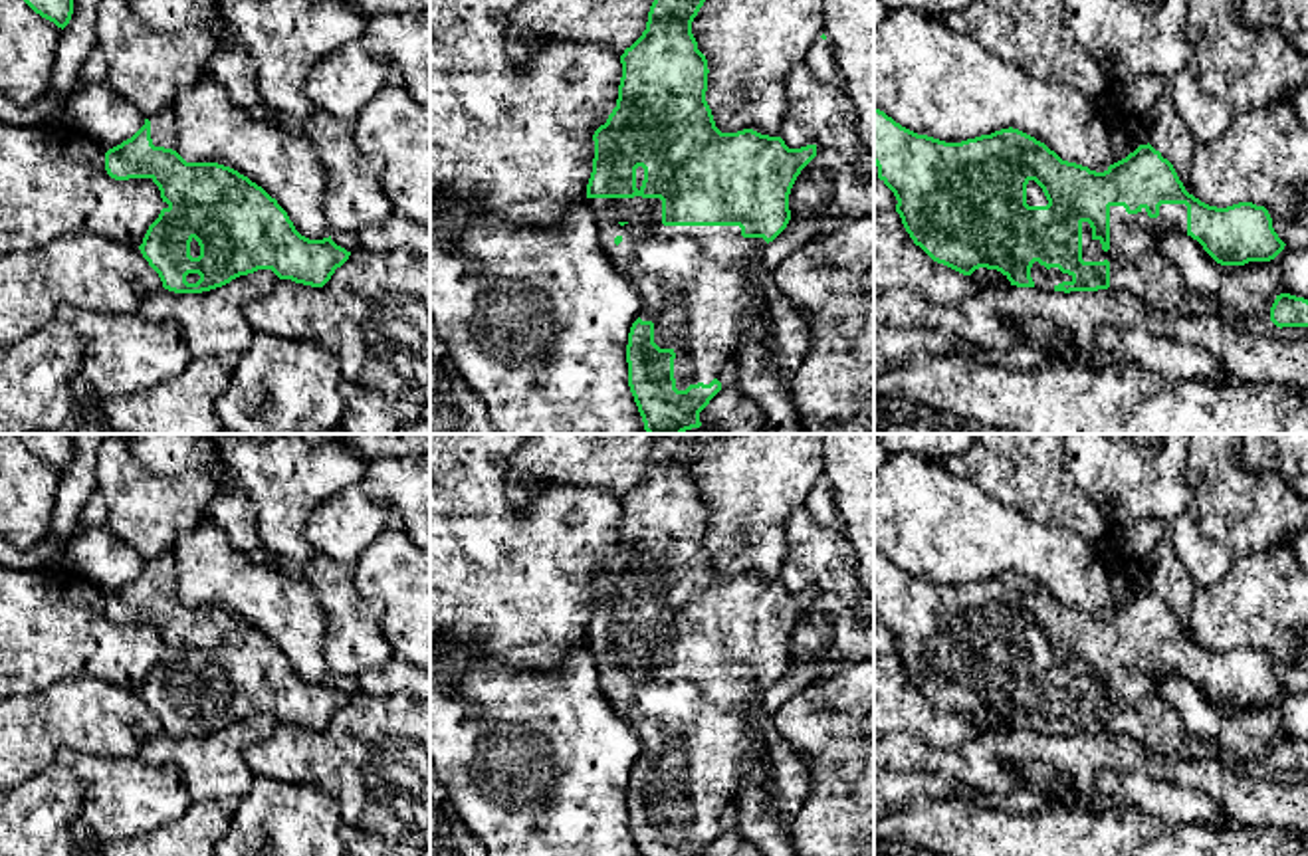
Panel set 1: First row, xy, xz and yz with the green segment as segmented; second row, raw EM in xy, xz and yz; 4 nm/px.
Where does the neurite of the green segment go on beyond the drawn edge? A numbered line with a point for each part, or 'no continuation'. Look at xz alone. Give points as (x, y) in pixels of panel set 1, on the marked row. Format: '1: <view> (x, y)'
1: xz (692, 282)

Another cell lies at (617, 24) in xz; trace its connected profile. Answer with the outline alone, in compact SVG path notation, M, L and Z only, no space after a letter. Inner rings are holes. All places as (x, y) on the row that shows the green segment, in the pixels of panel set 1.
M523 0L507 28L507 57L525 65L541 40L612 50L618 57L646 30L654 0Z

